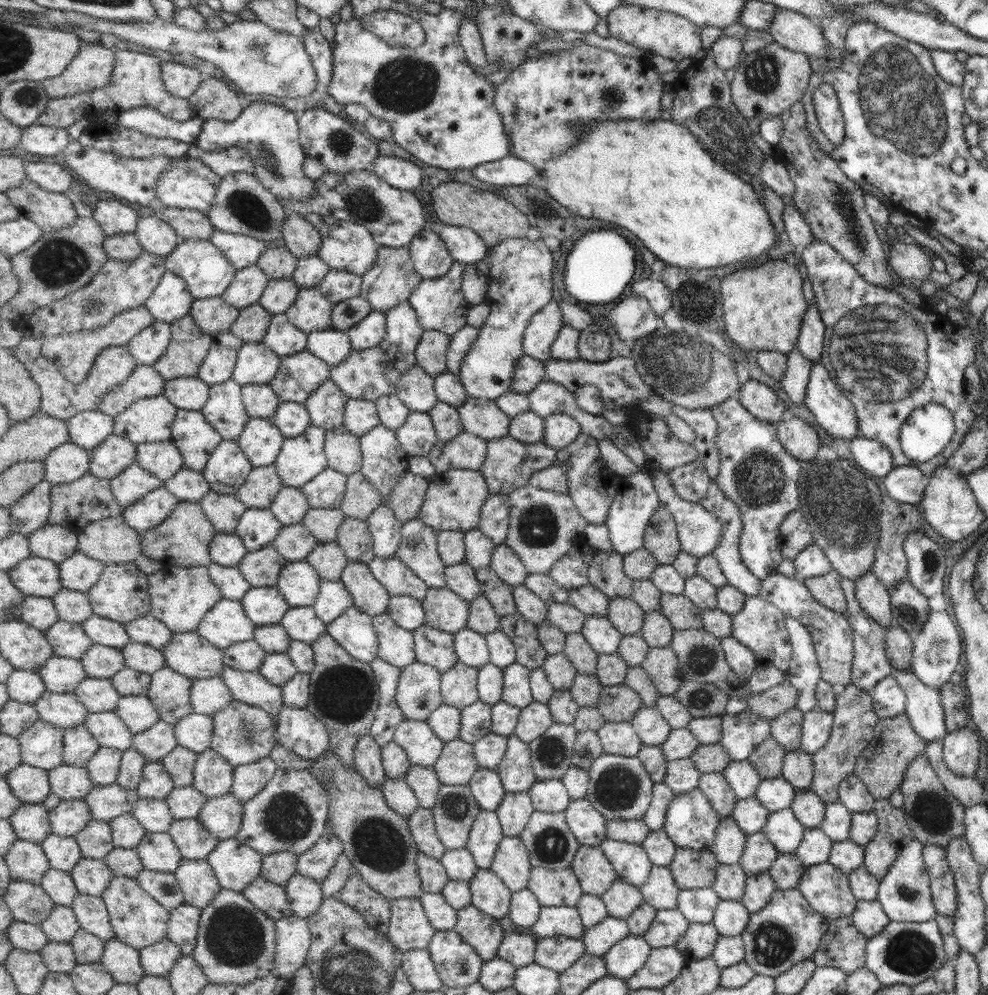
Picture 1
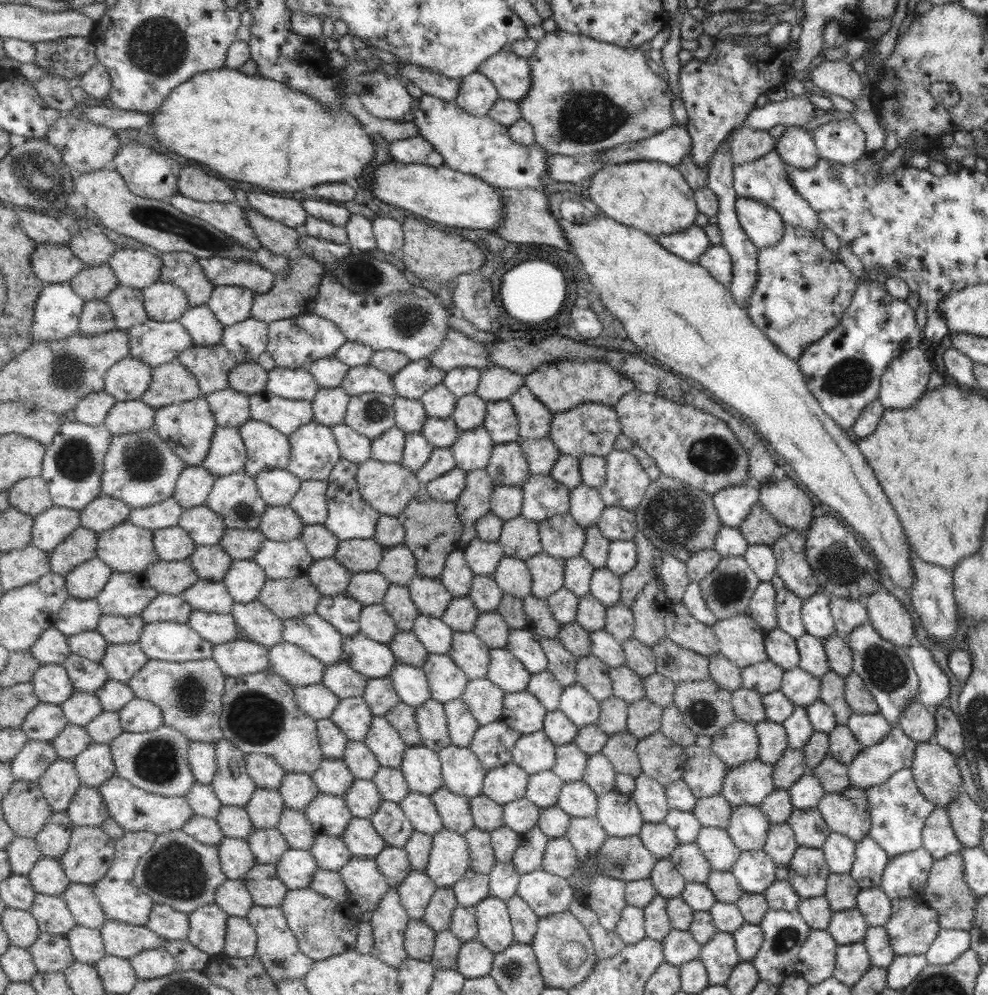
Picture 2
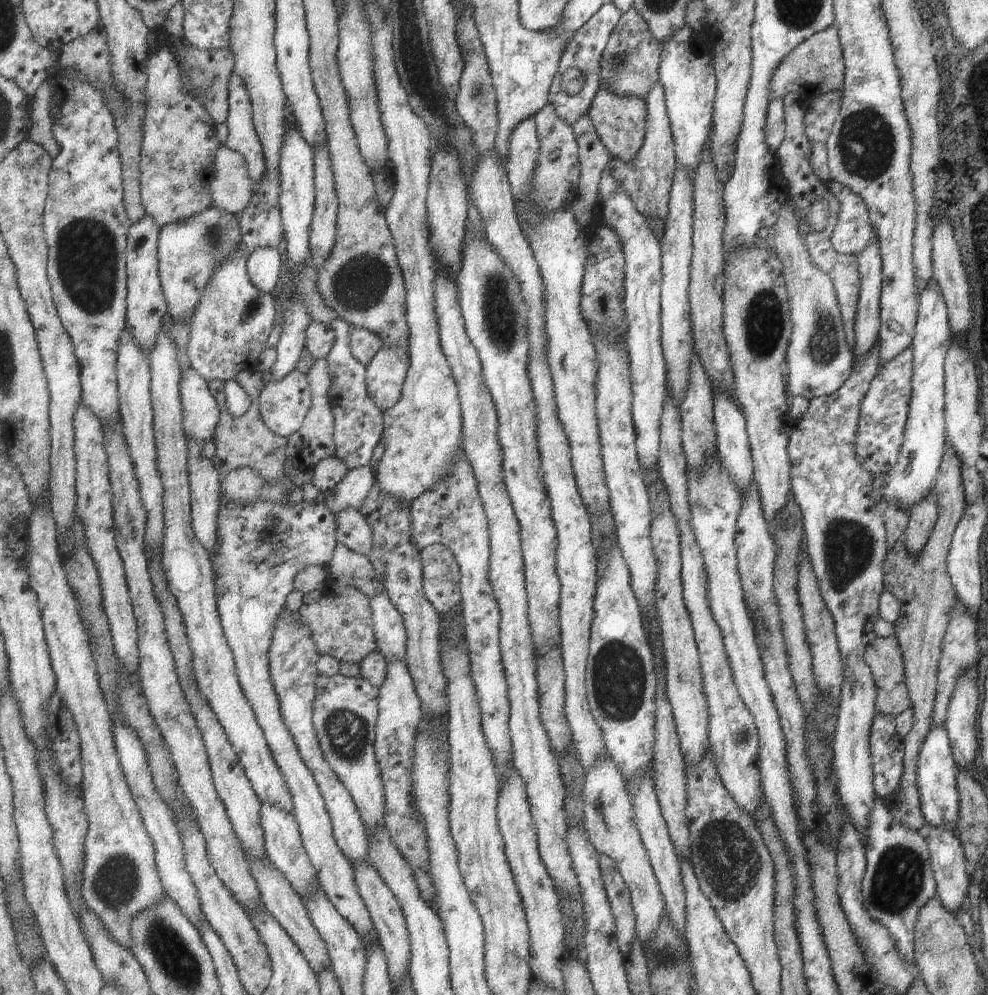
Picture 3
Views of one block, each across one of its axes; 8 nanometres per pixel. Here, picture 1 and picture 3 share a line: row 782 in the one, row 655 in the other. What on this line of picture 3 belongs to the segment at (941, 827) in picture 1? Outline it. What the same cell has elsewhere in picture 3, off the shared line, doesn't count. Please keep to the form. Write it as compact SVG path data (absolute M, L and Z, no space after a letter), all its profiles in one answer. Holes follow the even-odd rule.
M947 446L941 457L931 492L934 494L938 508L938 517L923 548L918 555L910 555L905 550L902 540L897 539L892 548L887 551L882 568L883 591L890 592L900 604L899 616L893 624L894 636L904 664L906 689L912 710L911 728L902 739L900 783L897 790L892 795L886 796L883 801L891 817L903 826L918 832L922 832L925 822L919 808L919 793L916 789L916 758L925 735L932 726L940 646L950 619L950 612L957 600L946 571L946 556L952 532L967 505L964 502L964 488L958 458Z

